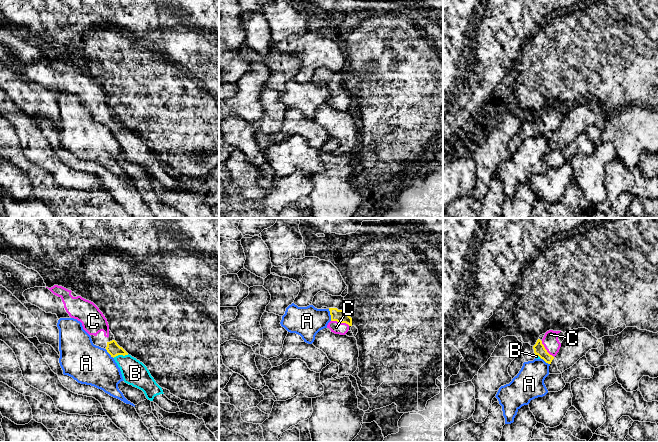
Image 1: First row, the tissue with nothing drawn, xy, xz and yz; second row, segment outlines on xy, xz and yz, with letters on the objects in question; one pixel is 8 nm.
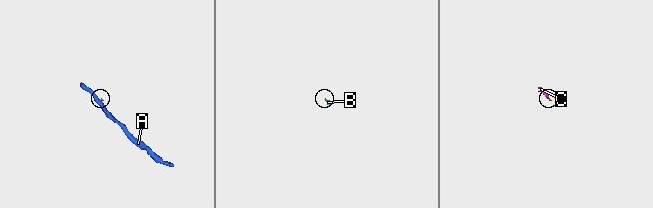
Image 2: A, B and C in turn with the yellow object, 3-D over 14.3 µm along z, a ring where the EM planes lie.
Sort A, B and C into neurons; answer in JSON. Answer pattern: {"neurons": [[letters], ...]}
{"neurons": [["A"], ["B", "C"]]}

